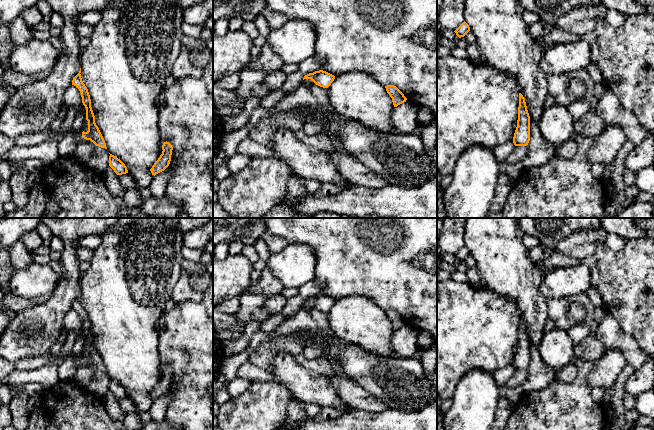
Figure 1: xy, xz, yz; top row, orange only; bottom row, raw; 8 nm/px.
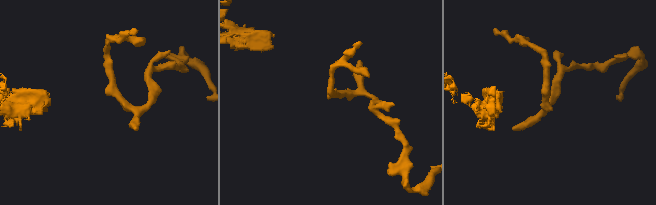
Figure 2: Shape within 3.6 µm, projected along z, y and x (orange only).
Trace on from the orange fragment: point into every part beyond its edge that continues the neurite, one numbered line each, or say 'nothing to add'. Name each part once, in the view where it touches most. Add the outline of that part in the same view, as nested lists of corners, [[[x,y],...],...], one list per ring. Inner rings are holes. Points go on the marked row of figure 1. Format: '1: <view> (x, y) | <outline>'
nothing to add

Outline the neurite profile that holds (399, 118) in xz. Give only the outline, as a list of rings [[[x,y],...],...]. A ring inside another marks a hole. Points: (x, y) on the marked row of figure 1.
[[[407,99],[404,103],[394,107],[391,114],[391,123],[398,134],[413,134],[419,127],[418,110],[420,106],[413,100]]]

